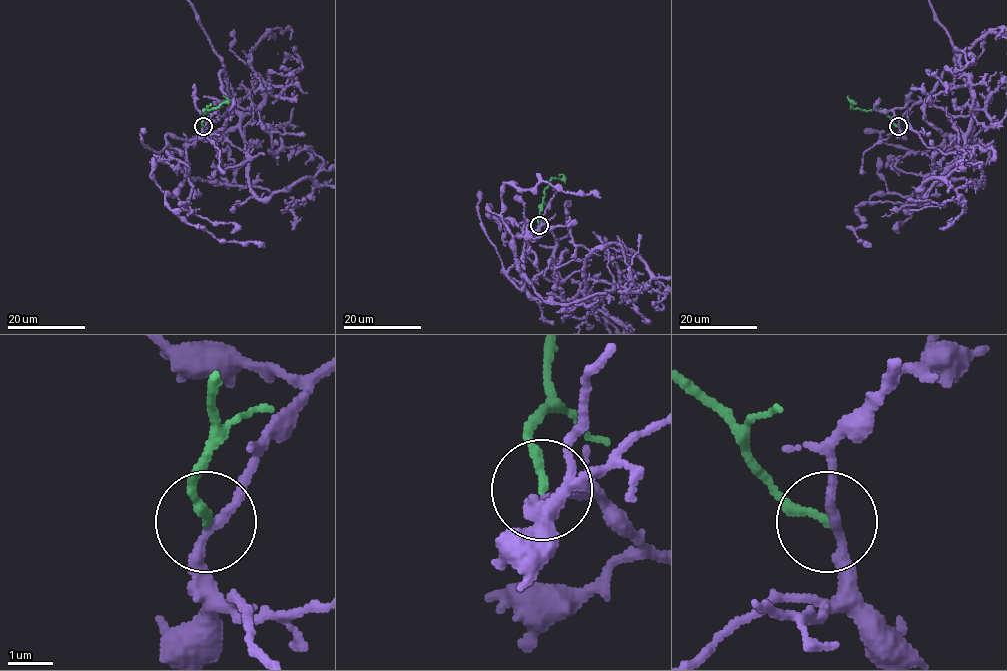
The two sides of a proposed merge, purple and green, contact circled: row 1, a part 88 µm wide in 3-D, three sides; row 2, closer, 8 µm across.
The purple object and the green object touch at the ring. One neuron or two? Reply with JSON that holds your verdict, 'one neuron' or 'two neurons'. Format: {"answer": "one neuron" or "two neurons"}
{"answer": "two neurons"}

